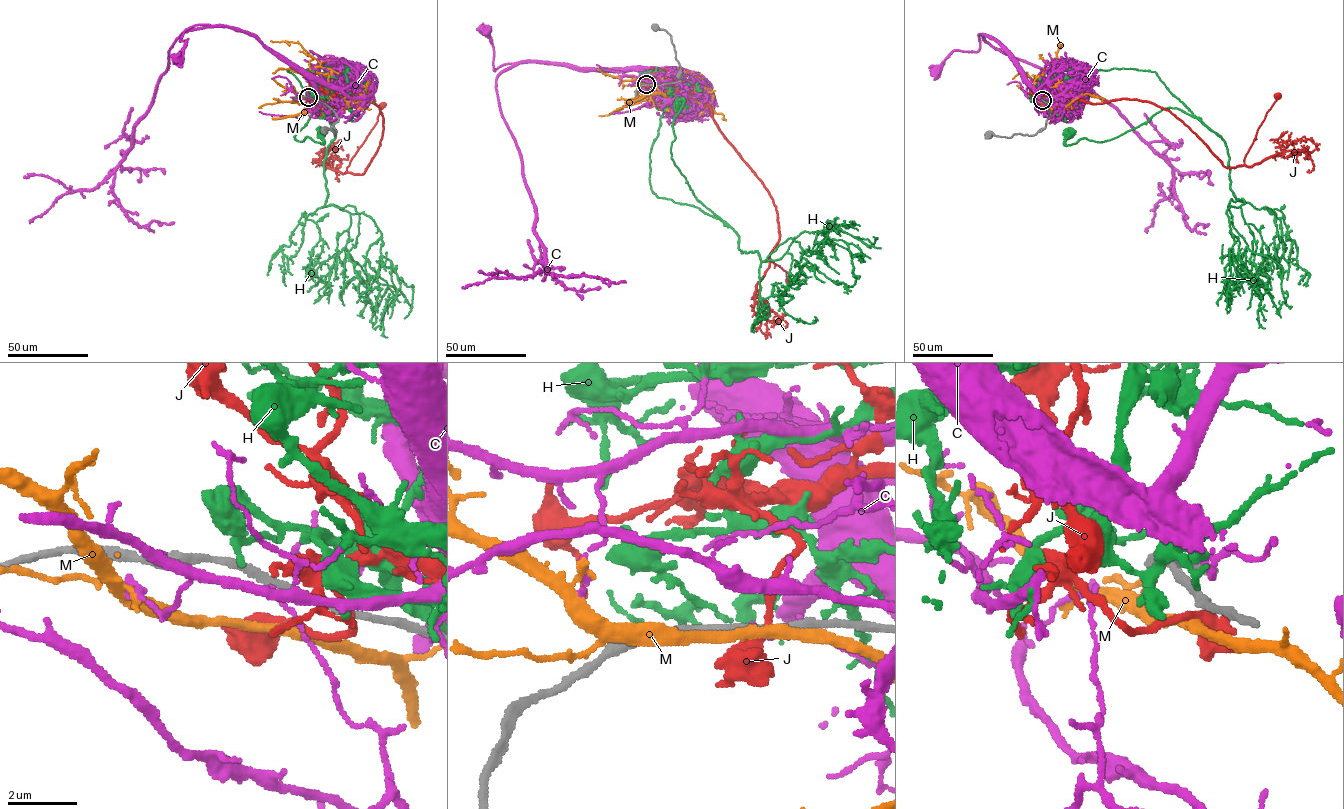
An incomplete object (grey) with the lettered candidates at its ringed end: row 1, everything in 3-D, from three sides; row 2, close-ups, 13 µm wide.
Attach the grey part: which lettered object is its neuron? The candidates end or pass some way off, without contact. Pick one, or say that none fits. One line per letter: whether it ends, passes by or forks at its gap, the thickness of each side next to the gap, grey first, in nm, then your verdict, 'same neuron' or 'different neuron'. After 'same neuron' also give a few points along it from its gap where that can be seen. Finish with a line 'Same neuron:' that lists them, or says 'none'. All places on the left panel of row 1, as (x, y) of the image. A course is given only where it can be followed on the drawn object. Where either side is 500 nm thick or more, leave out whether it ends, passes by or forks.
C: it passes by | 200/110 nm | different neuron
H: it ends | 200/150 nm | different neuron
J: it passes by | 200/440 nm | different neuron
M: it passes by | 200/280 nm | different neuron
Same neuron: none

